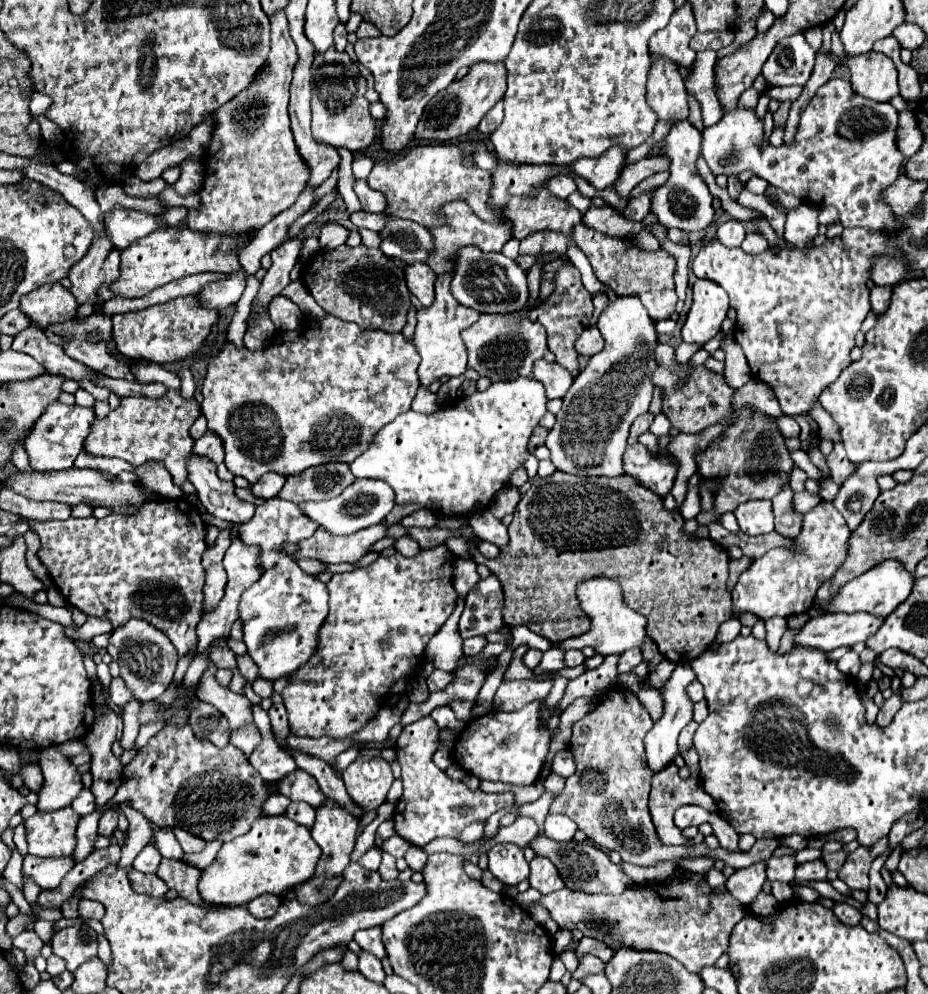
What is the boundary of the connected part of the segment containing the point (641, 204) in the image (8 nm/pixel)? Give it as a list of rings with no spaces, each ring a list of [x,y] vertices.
[[[653,190],[651,192],[645,192],[645,194],[639,194],[635,198],[629,198],[627,206],[625,206],[625,212],[623,216],[627,220],[635,220],[635,222],[643,222],[645,216],[651,212],[651,200],[653,200]]]

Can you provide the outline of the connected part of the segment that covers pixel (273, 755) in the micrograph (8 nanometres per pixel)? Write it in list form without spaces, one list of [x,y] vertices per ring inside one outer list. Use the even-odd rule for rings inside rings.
[[[253,706],[253,718],[261,732],[261,744],[253,750],[253,754],[249,756],[249,762],[263,780],[267,780],[267,782],[281,780],[289,772],[293,772],[297,768],[297,764],[295,764],[293,756],[275,740],[267,712],[261,710],[259,706]]]

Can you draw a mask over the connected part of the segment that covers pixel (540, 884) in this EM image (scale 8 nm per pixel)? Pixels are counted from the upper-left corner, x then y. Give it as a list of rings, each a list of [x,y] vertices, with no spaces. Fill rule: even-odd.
[[[535,856],[531,862],[531,876],[529,876],[529,882],[535,890],[539,890],[541,894],[549,894],[549,892],[555,892],[559,888],[563,888],[563,880],[557,872],[557,868],[553,866],[553,862],[545,856]]]

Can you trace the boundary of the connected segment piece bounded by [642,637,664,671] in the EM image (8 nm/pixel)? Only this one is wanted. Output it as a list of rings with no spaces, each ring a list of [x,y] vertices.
[[[649,637],[645,639],[642,655],[644,660],[649,662],[649,671],[655,670],[657,665],[664,660],[664,656],[660,655],[656,644]]]

